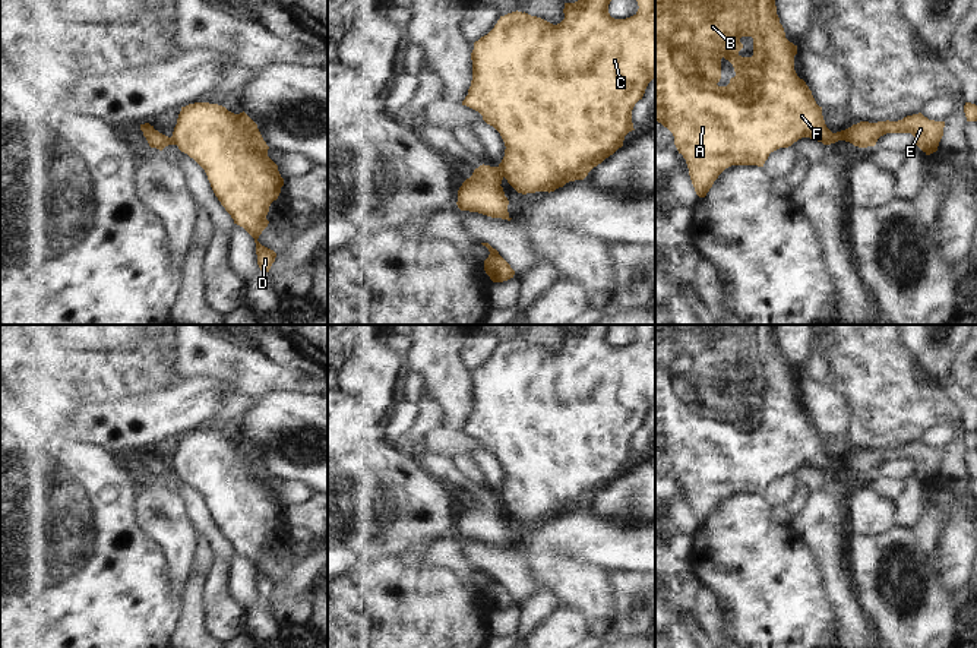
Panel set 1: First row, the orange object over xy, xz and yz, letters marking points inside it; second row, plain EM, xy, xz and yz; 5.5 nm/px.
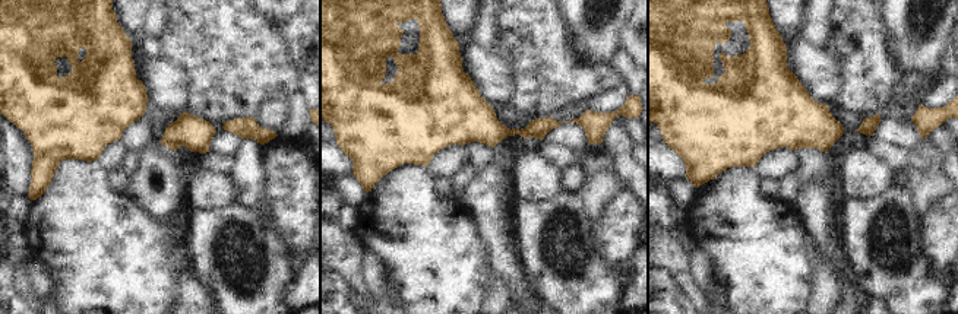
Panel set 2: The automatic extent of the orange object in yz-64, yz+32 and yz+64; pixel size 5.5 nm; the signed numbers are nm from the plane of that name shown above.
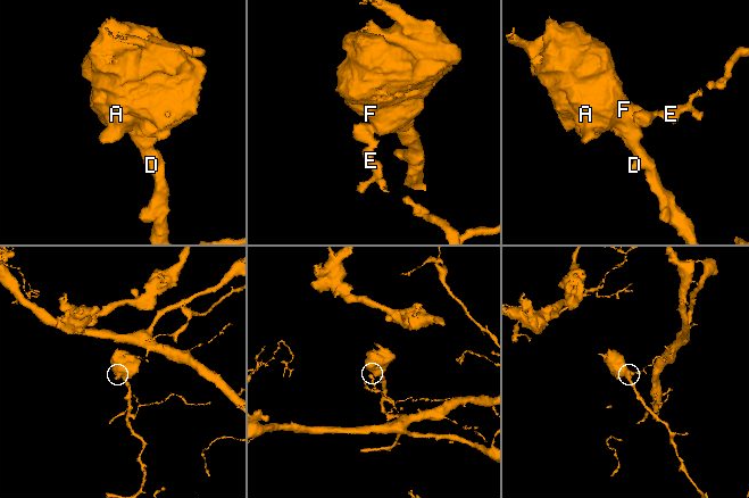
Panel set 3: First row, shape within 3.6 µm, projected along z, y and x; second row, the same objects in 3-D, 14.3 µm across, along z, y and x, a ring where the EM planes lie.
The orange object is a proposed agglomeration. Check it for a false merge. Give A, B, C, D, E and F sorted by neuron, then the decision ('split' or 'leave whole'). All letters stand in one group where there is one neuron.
groups A B C D F / E; split

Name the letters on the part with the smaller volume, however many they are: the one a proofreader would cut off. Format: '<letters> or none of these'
A, B, C, D, F

